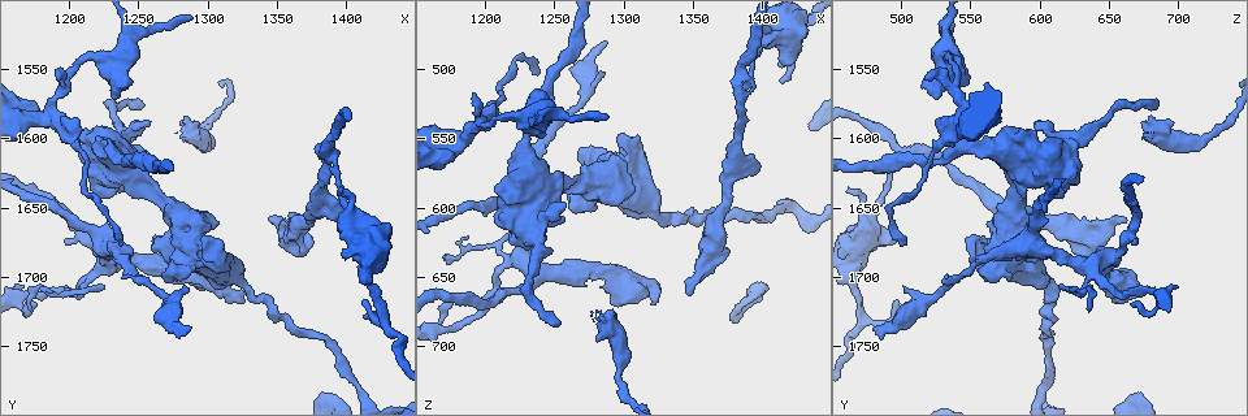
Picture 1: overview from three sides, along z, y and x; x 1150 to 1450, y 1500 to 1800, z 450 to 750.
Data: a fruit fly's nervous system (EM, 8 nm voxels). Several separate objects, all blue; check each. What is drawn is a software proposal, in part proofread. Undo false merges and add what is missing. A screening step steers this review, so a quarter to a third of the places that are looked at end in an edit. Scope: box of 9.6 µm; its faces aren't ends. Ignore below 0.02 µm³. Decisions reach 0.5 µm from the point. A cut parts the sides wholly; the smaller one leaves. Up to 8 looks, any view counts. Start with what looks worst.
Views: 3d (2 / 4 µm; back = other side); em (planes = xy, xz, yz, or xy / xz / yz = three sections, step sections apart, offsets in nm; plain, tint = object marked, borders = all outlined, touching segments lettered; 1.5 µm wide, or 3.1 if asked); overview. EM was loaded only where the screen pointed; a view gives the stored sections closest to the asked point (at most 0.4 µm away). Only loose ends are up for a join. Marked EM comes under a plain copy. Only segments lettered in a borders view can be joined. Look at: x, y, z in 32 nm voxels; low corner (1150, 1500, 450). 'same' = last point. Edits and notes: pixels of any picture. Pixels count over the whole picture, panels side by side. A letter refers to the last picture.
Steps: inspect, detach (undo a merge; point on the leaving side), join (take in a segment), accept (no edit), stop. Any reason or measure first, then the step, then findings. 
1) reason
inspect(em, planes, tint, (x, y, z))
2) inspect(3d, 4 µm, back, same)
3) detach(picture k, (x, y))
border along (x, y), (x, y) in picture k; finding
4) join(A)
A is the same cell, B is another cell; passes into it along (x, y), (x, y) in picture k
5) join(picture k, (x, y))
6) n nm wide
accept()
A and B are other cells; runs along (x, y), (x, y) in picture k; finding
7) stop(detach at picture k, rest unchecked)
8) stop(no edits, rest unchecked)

free end
inspect(em, xy, step 4, tint, (1252, 1574, 684))

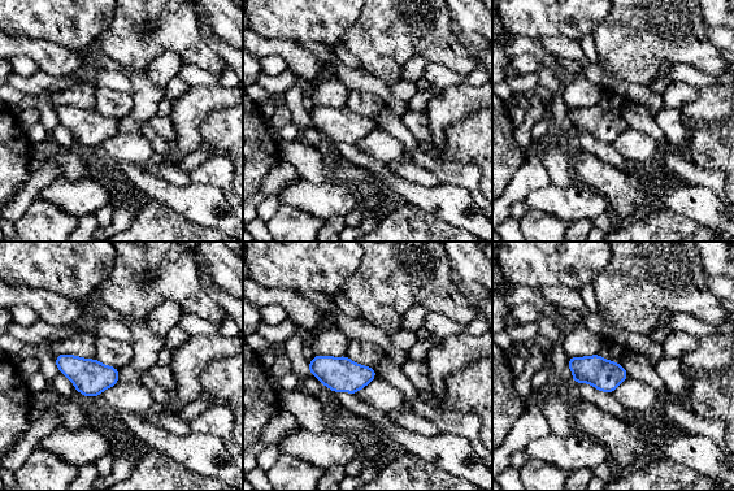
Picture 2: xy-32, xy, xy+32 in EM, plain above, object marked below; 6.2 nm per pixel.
another direction
inspect(em, planes, tint, same)

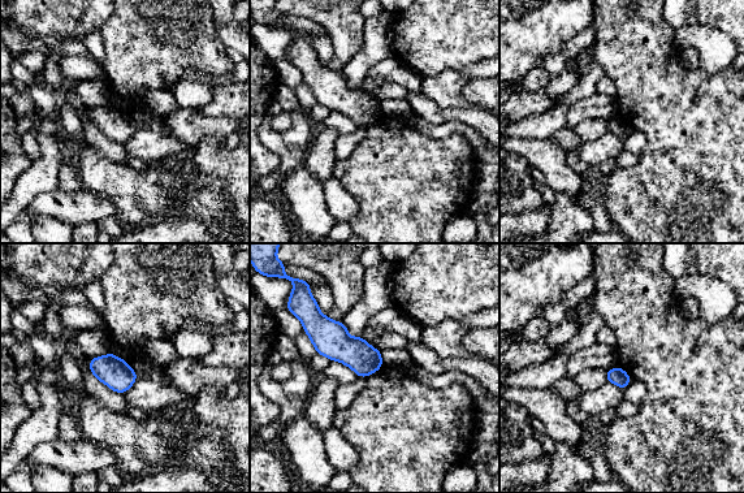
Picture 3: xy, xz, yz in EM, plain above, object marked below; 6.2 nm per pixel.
see the neighbours
inspect(em, planes, borders, same)

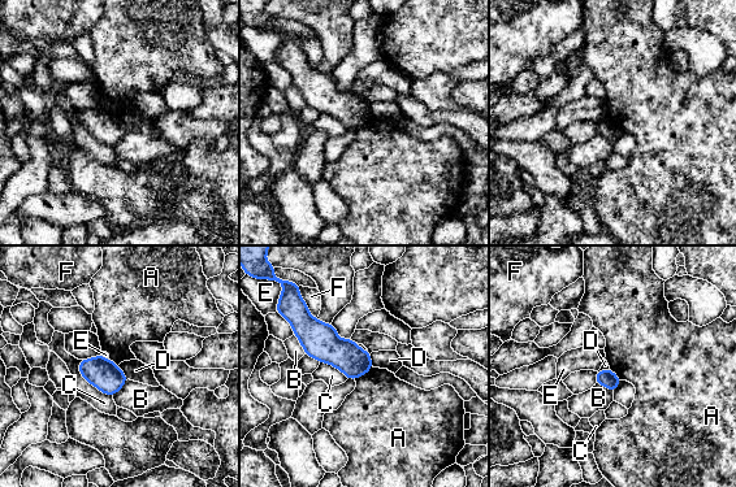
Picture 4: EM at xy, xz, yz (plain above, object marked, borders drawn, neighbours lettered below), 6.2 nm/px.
accept()
A, B, C, D, E and F are other cells; border along (372, 365), (355, 379) in picture 4; no lettered segment goes on from it

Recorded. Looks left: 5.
thick end
inspect(3d, 2 µm, back, (1318, 1714, 672))

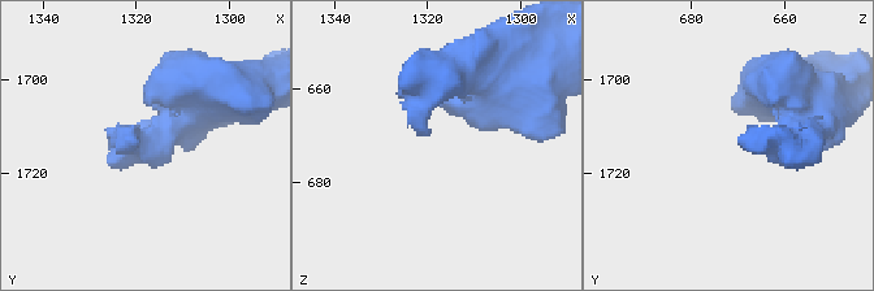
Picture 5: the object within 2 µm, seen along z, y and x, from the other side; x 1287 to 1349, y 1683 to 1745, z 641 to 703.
now the EM
inspect(em, planes, borders, (1320, 1713, 670))

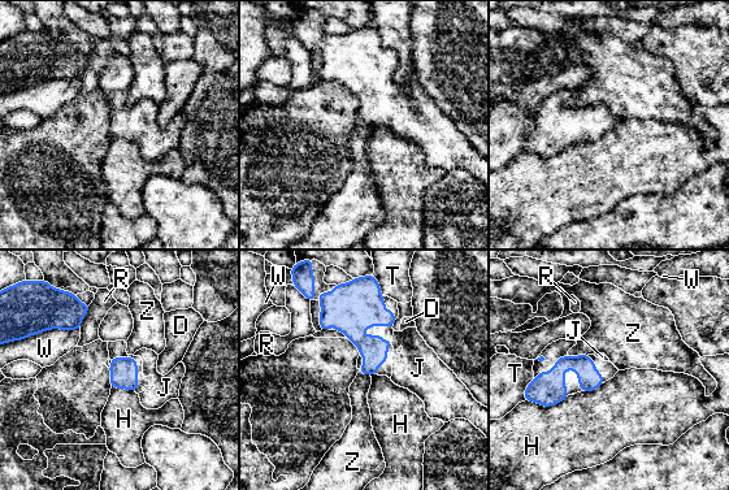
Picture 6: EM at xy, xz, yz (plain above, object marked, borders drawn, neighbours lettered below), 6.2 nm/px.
W touches over 260 nm
join(picture 6, (417, 368))
J is the same cell, D, H, R, T, W and Z are other cells; it goes on there

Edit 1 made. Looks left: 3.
inspect(overview)

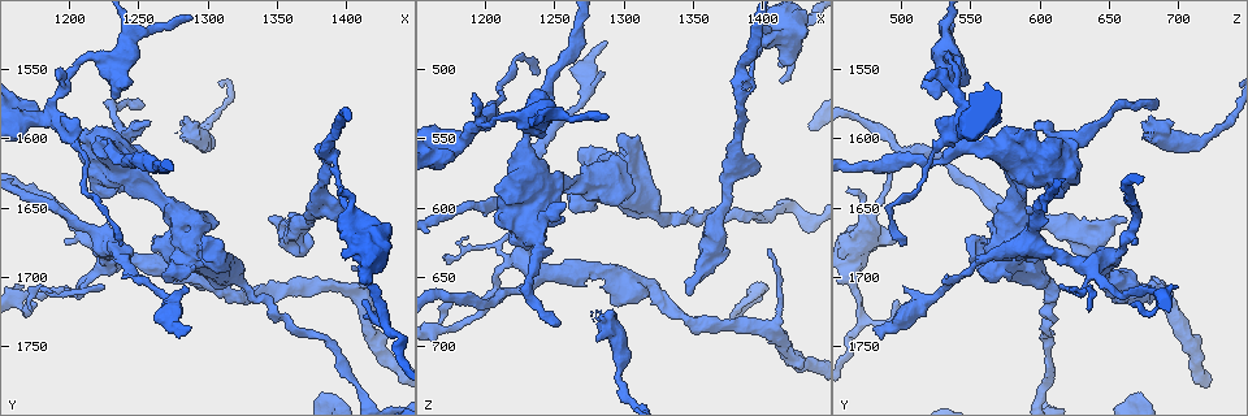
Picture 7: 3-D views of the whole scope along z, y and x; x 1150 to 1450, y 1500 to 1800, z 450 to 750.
tapers out
inspect(3d, 4 µm, back, (1226, 1708, 616))

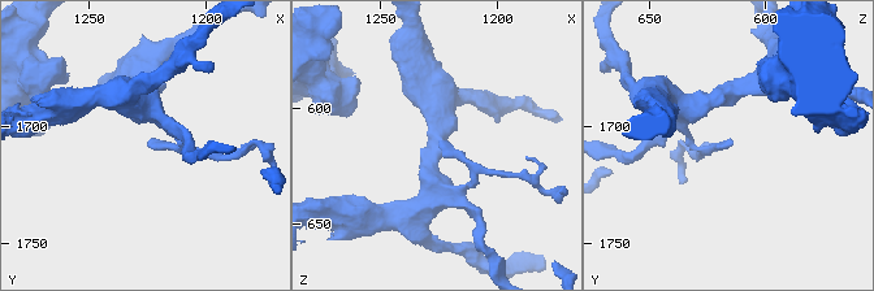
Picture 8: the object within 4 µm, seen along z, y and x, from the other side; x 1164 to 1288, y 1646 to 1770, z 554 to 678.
inspect(em, xy, step 8, borders, (1227, 1707, 616))

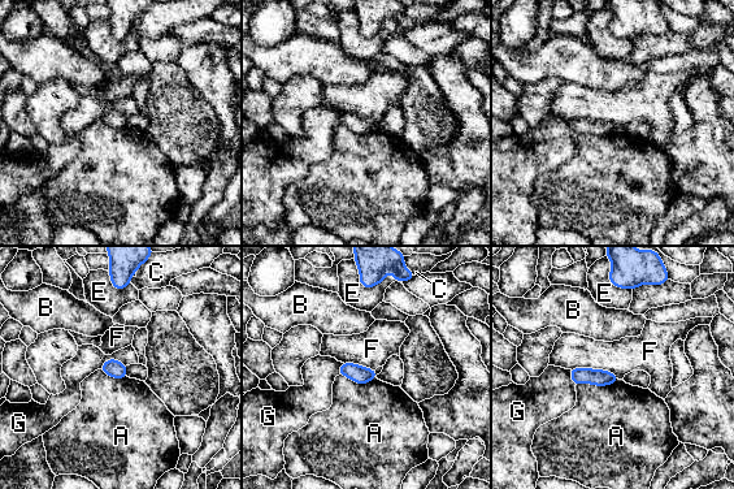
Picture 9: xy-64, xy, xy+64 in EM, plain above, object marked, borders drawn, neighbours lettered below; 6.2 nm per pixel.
accept()
A, B, C, E, F and G are other cells; border along (570, 368), (607, 370), (619, 379) in picture 9; none of them fits

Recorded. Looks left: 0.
stop(join at picture 6, rest unchecked)

